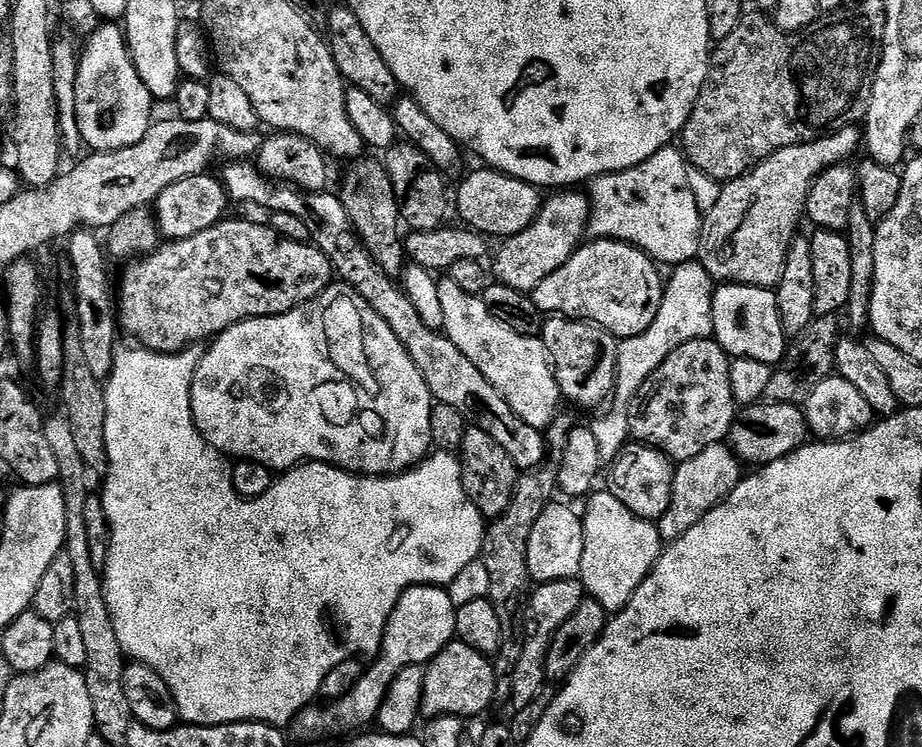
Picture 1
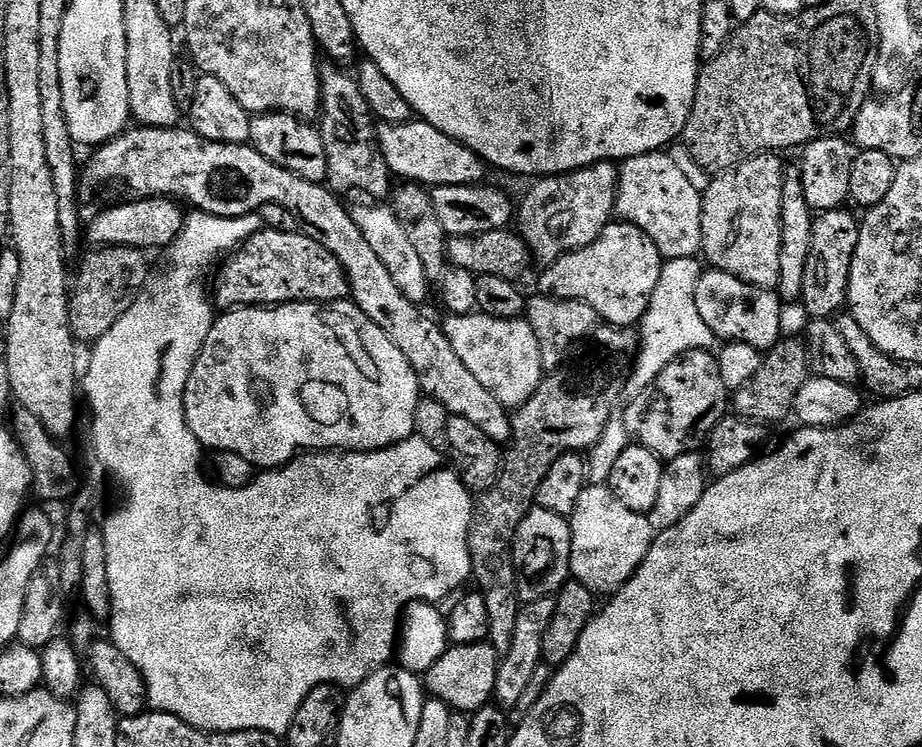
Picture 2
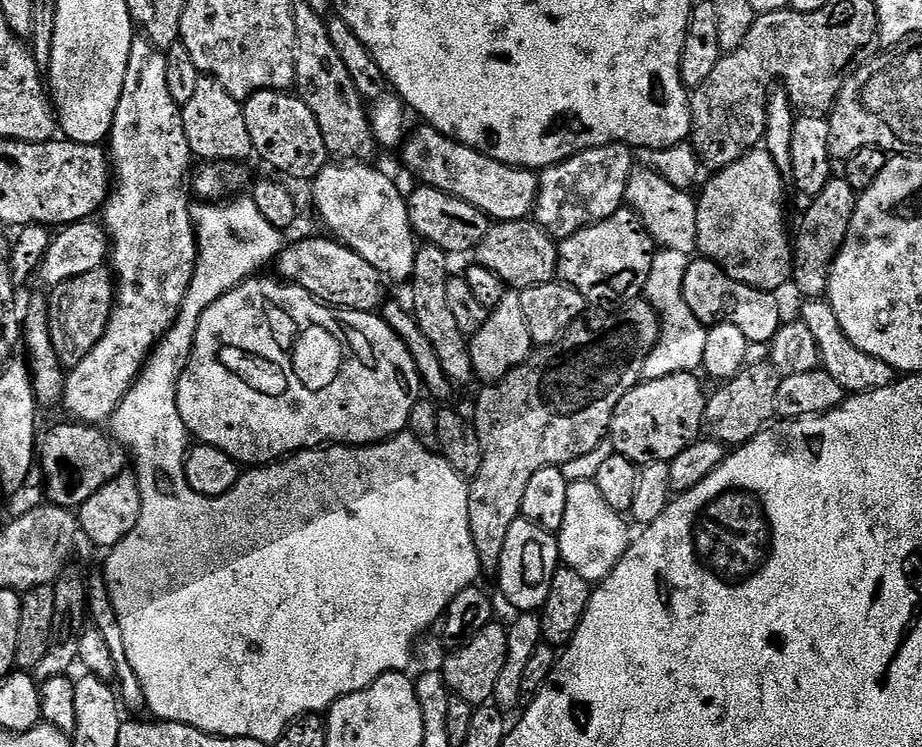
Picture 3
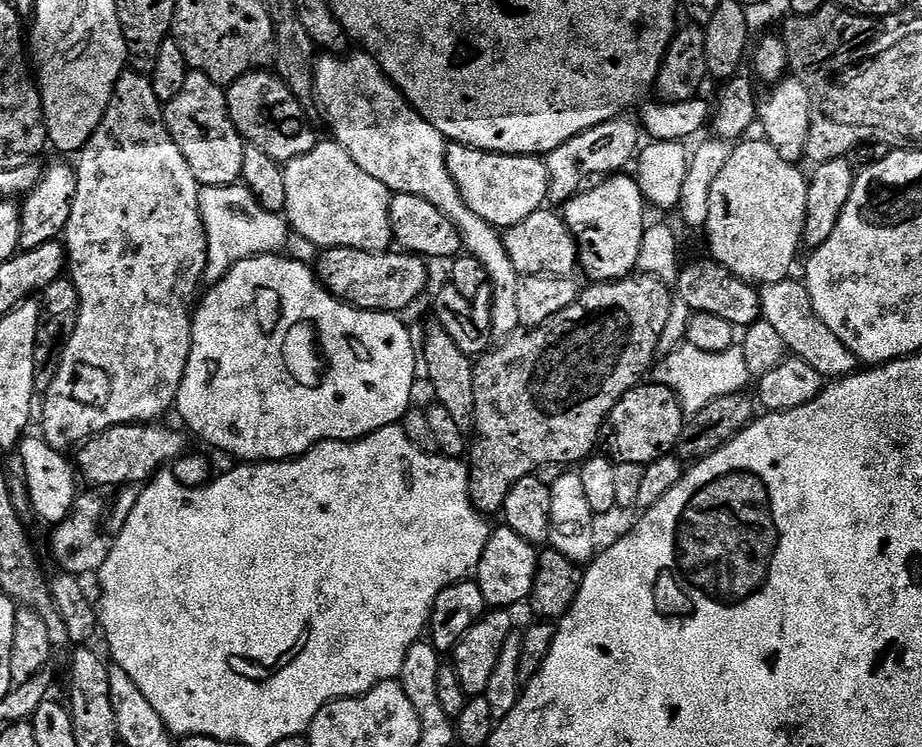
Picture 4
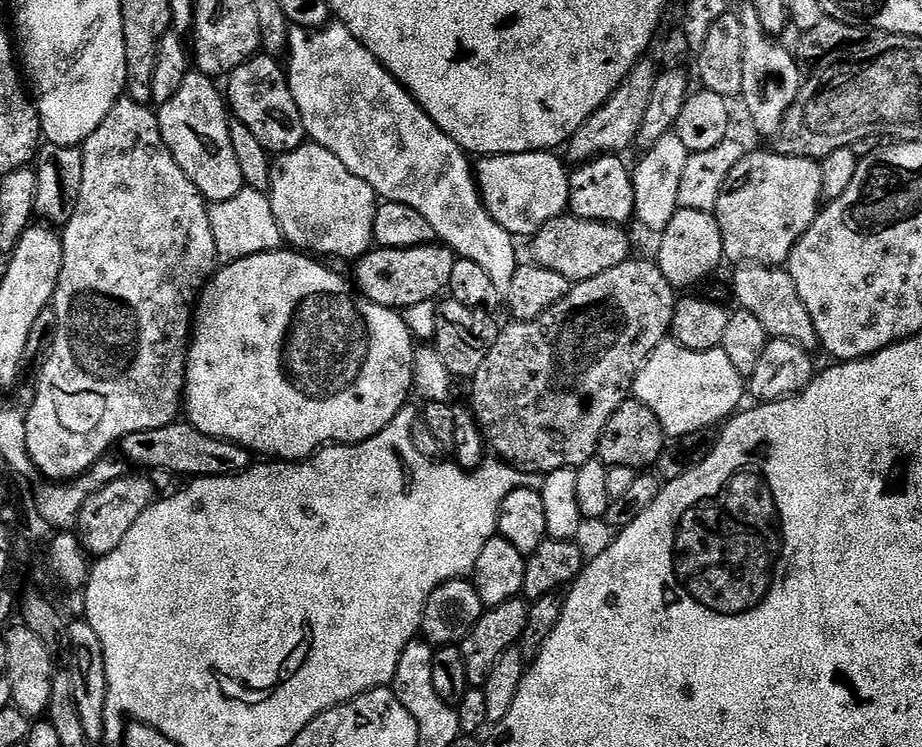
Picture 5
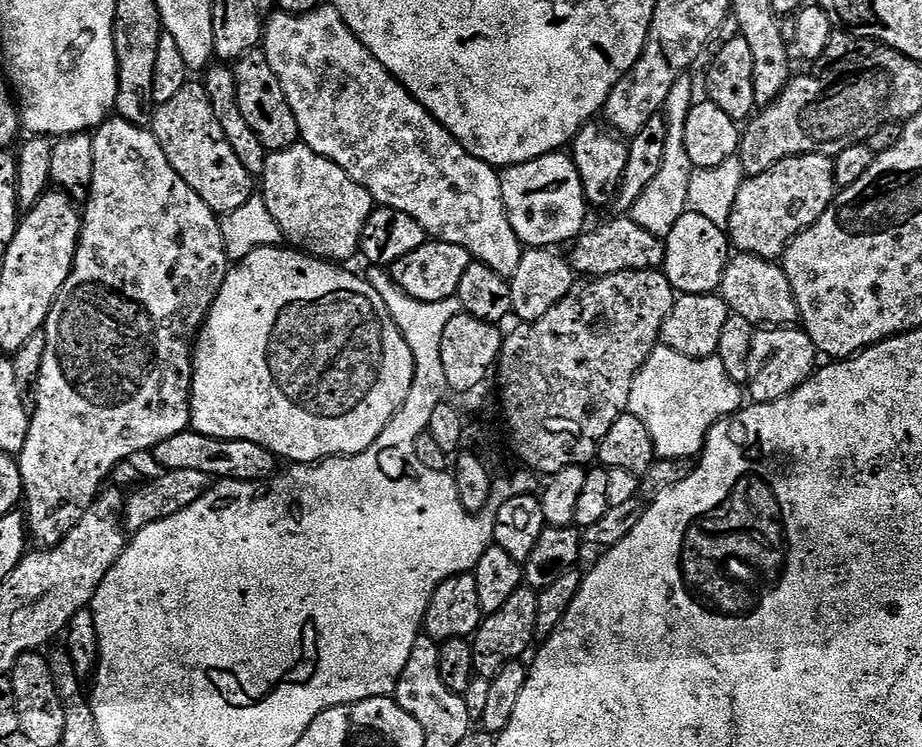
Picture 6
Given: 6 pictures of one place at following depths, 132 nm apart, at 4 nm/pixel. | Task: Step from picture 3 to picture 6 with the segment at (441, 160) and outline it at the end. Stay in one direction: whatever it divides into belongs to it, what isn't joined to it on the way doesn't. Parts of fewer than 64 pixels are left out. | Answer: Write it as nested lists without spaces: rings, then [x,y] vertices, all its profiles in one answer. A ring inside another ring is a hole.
[[[563,151],[552,152],[549,156],[539,156],[525,164],[505,167],[500,185],[510,226],[521,245],[528,248],[567,245],[585,231],[584,215],[590,211],[590,205],[584,198],[582,178],[571,155]]]

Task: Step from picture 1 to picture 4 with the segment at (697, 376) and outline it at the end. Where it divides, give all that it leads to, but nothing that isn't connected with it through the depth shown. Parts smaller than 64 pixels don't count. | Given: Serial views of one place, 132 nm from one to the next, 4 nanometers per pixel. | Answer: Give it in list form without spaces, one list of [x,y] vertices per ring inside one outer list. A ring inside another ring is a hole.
[[[641,382],[627,392],[608,415],[602,433],[602,448],[608,459],[616,464],[647,466],[676,452],[685,423],[684,407],[674,390],[655,382]]]

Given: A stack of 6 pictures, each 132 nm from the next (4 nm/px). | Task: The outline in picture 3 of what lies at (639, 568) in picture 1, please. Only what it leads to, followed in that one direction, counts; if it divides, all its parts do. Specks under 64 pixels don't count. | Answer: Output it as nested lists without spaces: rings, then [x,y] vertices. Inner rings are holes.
[[[595,479],[574,481],[566,490],[566,514],[562,514],[562,526],[558,533],[560,558],[589,582],[605,580],[626,554],[630,543],[625,517],[610,506],[598,490]]]

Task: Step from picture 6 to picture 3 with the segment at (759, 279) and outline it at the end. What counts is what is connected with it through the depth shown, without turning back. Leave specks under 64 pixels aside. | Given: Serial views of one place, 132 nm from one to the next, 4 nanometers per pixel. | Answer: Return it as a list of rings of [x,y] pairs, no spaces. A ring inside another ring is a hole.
[[[808,298],[803,303],[802,321],[810,328],[810,333],[817,342],[817,353],[820,355],[819,367],[828,372],[830,378],[834,378],[834,382],[838,382],[838,386],[844,388],[845,393],[869,392],[882,386],[888,386],[897,379],[896,369],[882,362],[882,358],[862,354],[862,350],[858,350],[858,346],[854,346],[854,342],[846,338],[846,330],[838,326],[838,318],[834,318],[834,310],[828,305],[827,299]]]

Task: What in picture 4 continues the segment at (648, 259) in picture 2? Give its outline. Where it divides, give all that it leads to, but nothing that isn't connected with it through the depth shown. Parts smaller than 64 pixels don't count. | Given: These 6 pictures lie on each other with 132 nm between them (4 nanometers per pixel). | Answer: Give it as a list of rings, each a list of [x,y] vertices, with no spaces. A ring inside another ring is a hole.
[[[612,174],[597,184],[597,188],[589,187],[567,200],[562,215],[576,239],[582,272],[589,276],[589,281],[608,284],[611,280],[624,280],[638,269],[646,229],[646,201],[635,175]]]

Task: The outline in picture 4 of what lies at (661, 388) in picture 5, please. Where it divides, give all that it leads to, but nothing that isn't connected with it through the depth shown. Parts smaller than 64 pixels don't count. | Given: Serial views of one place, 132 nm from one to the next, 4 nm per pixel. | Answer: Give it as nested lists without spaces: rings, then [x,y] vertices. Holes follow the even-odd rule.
[[[684,342],[679,348],[665,355],[654,368],[655,383],[674,390],[680,405],[688,414],[701,412],[718,398],[726,398],[735,392],[744,392],[752,379],[746,366],[746,355],[740,346],[722,350],[718,354],[710,354],[706,350],[698,350],[698,346]]]

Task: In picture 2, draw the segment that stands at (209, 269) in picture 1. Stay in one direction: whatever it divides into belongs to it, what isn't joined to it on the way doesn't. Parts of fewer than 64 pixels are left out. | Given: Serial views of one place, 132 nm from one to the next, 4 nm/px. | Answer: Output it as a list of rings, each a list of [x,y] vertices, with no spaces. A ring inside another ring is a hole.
[[[265,227],[231,253],[219,265],[214,276],[214,304],[220,310],[295,304],[297,302],[319,302],[321,305],[327,306],[331,300],[344,302],[349,299],[349,296],[348,275],[342,262],[338,262],[338,258],[334,258],[334,254],[330,250],[326,250],[326,246],[322,246],[314,237],[300,230],[283,232]]]

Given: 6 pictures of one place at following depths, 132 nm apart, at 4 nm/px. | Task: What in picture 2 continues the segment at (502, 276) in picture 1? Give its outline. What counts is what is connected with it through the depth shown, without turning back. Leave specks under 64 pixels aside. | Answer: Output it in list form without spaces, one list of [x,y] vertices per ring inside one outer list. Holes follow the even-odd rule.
[[[605,162],[602,164],[591,164],[585,168],[579,168],[573,172],[560,172],[557,176],[546,176],[535,181],[536,184],[524,196],[524,201],[519,201],[518,204],[518,231],[521,237],[528,244],[528,250],[532,253],[537,261],[541,260],[541,265],[547,266],[555,262],[558,258],[562,258],[567,252],[573,252],[579,248],[590,246],[590,242],[594,242],[598,238],[598,234],[602,234],[602,230],[613,219],[616,210],[616,178],[618,175],[618,168],[615,163]]]

